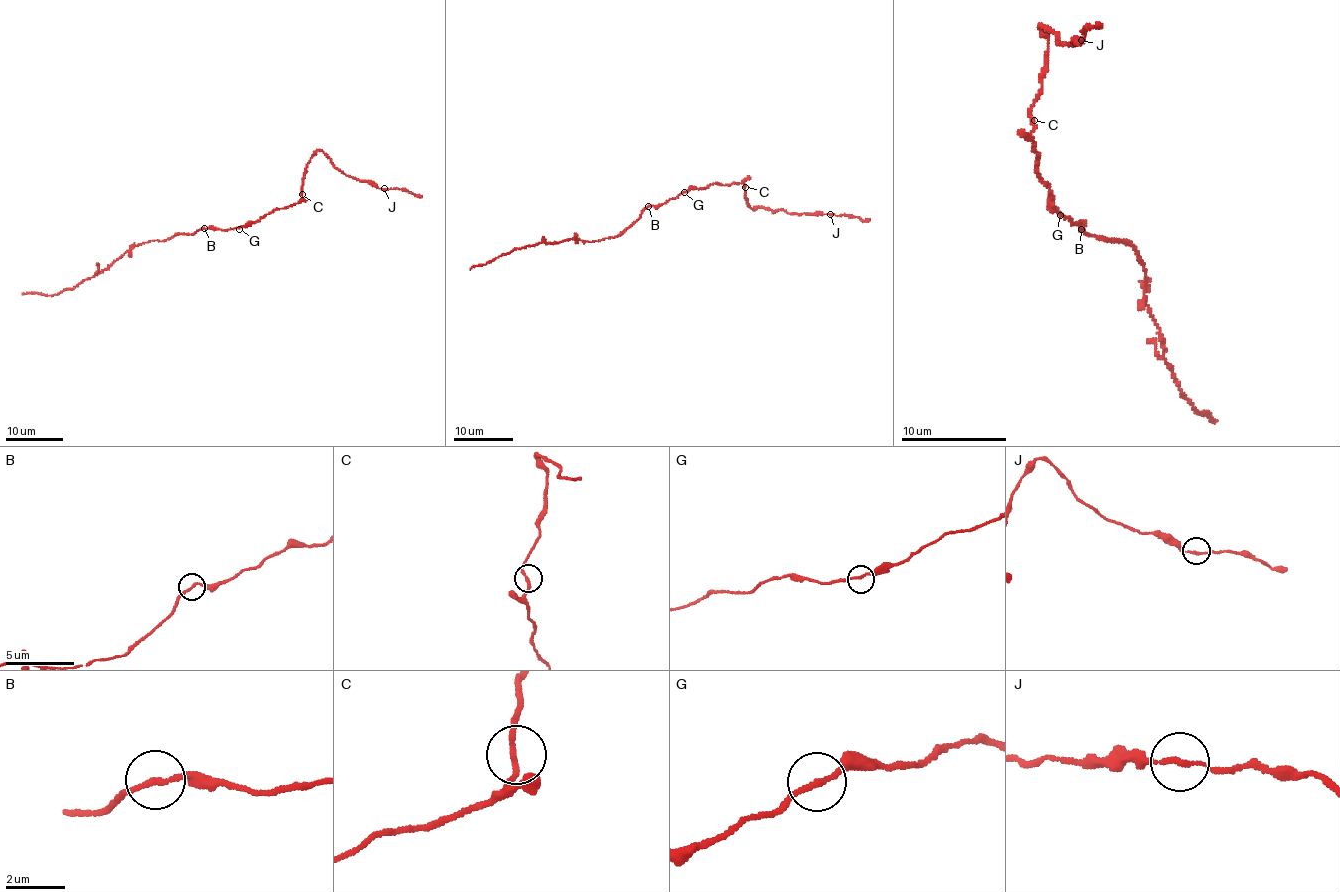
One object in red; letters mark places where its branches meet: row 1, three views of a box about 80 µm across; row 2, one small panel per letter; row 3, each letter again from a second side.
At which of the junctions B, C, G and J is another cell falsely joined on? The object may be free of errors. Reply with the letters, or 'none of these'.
none of these

